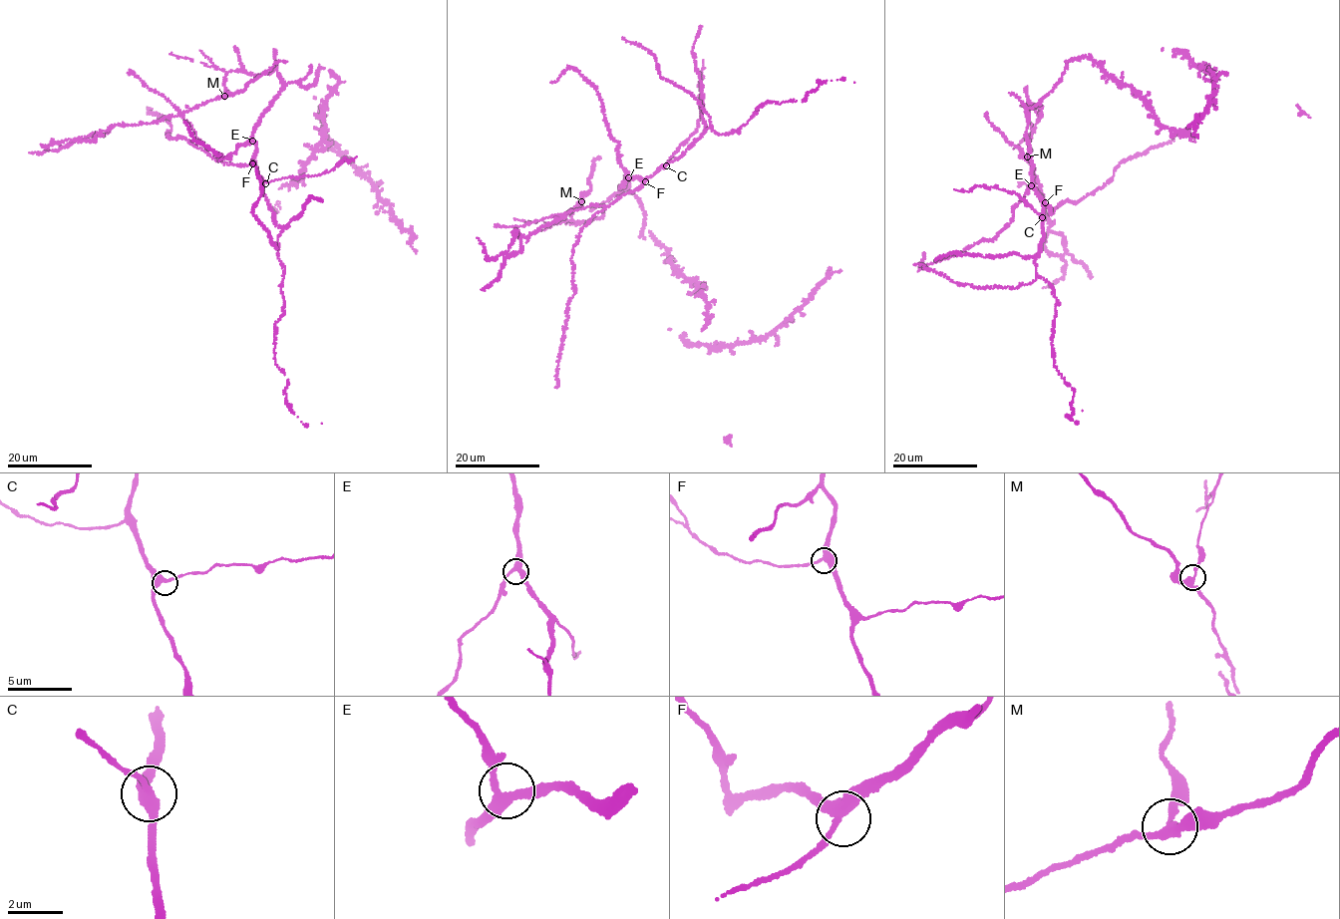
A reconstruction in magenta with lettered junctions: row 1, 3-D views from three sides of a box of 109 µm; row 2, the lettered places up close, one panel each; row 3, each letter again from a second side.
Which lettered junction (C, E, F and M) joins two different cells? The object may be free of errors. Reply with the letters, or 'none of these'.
M

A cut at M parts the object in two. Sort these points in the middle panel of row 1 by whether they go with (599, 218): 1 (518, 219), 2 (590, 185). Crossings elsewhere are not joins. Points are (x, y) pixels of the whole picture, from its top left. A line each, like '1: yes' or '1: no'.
1: yes
2: no

